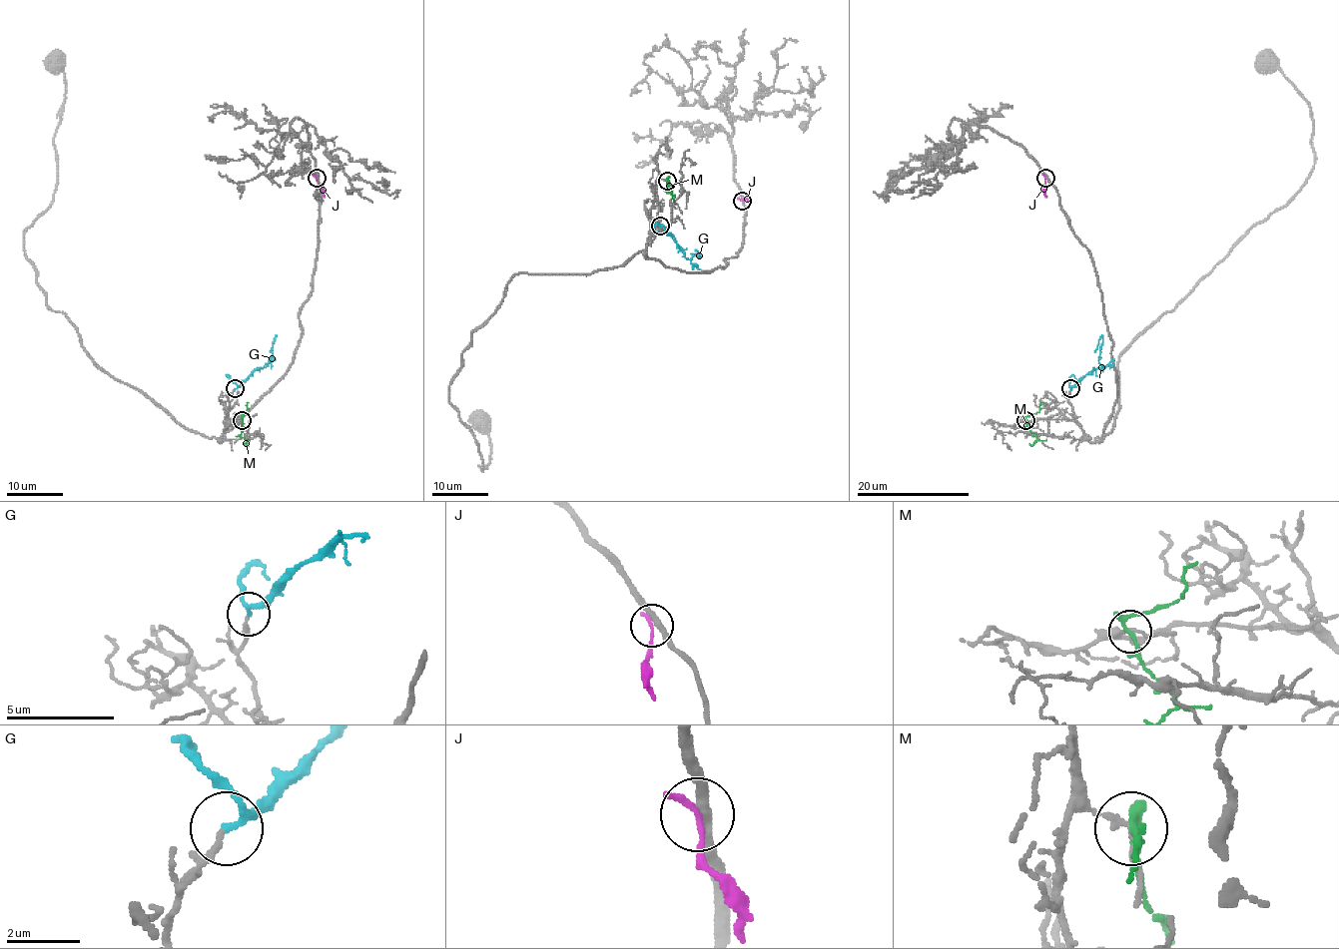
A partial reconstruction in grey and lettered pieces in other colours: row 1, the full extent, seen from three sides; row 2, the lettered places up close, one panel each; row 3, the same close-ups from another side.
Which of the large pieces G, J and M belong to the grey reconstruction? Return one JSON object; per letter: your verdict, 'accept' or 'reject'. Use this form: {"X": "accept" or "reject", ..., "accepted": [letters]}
{"G": "accept", "J": "reject", "M": "reject", "accepted": ["G"]}

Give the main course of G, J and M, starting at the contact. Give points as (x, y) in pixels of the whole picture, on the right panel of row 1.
G: (1070, 388), (1095, 368), (1104, 367), (1098, 361), (1101, 335)
J: (1044, 177), (1046, 197)
M: (1025, 421), (1037, 438), (1029, 443)

